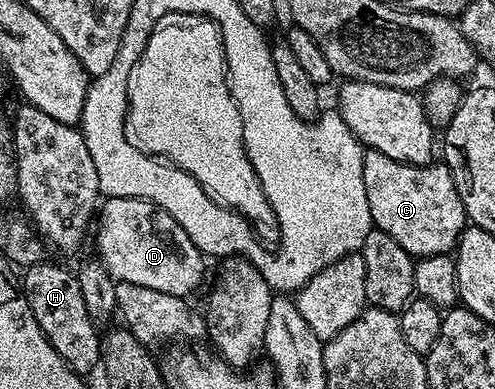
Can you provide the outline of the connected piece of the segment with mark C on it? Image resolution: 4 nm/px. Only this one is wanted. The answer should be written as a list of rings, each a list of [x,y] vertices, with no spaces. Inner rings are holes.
[[[375,149],[363,152],[362,158],[364,195],[368,195],[374,225],[392,235],[415,259],[450,253],[468,224],[450,168],[445,163],[405,165]]]

